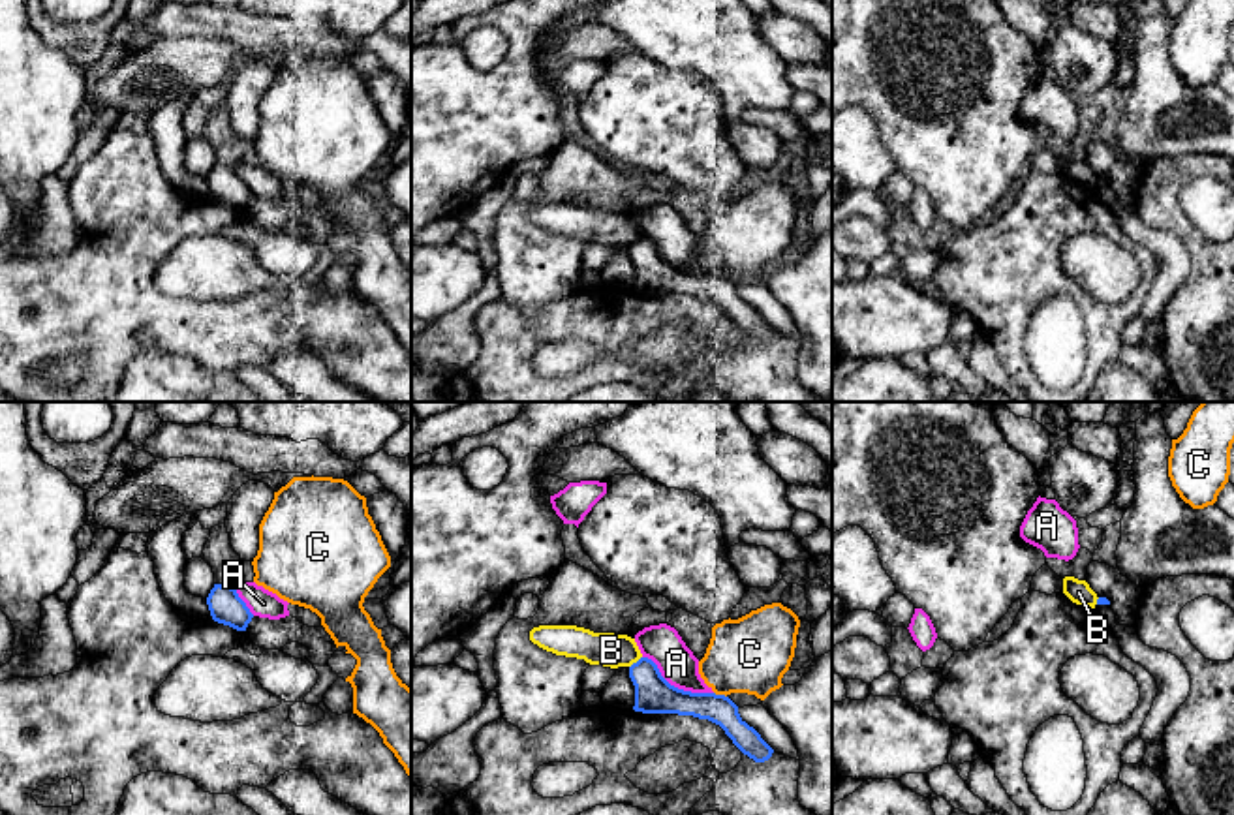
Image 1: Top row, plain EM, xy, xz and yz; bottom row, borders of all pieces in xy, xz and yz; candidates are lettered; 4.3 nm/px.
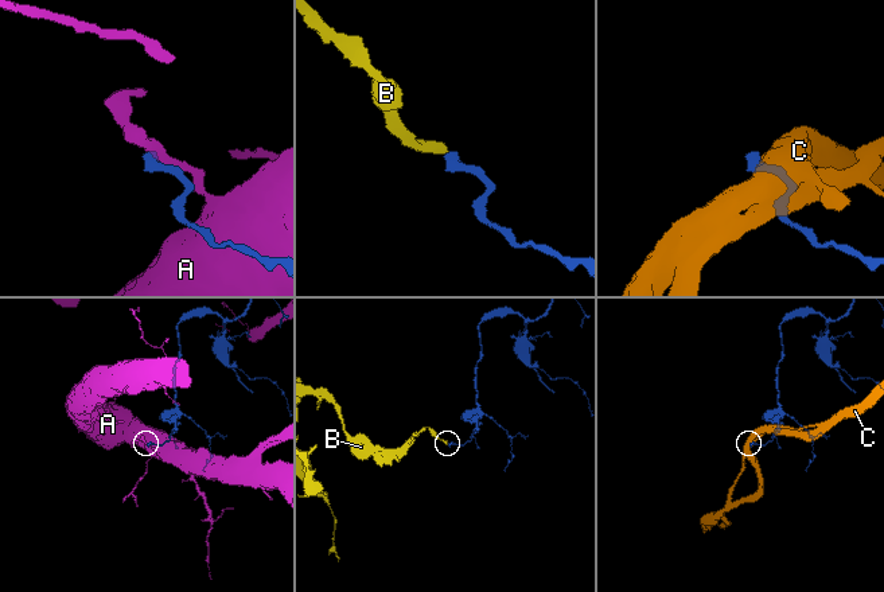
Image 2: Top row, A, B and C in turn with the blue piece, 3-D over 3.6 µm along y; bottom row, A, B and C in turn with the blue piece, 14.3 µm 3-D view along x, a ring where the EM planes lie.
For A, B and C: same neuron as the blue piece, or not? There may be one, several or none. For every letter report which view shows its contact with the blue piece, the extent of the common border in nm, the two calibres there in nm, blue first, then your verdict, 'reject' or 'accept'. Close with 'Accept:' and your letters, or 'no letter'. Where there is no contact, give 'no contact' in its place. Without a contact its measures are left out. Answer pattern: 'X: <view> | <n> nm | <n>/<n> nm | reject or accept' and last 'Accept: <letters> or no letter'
A: xz | 340 nm | 160/160 nm | reject
B: xz | 80 nm | 160/140 nm | reject
C: xz | 60 nm | 140/320 nm | reject
Accept: no letter

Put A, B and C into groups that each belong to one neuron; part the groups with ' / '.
A / B / C

